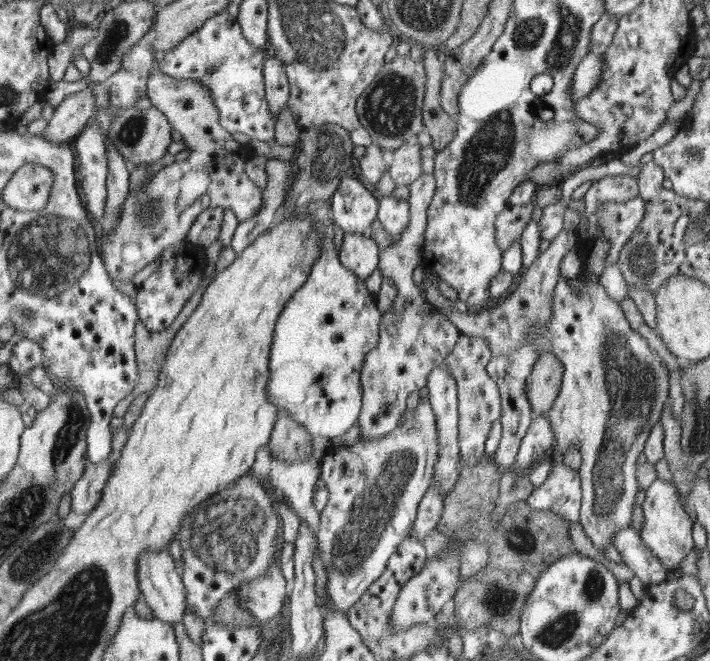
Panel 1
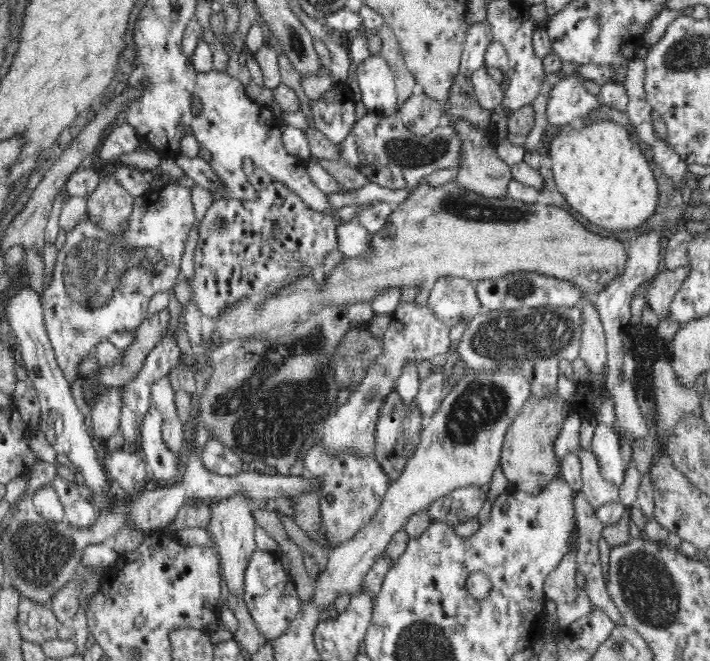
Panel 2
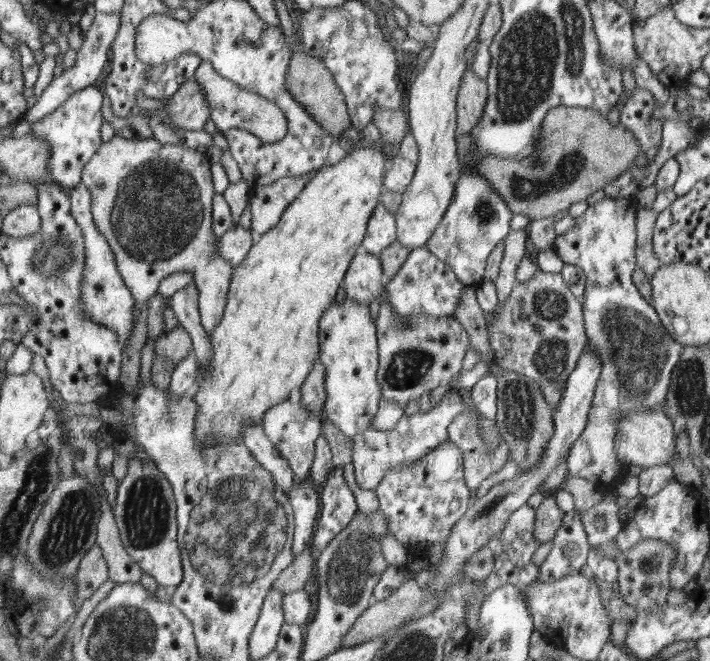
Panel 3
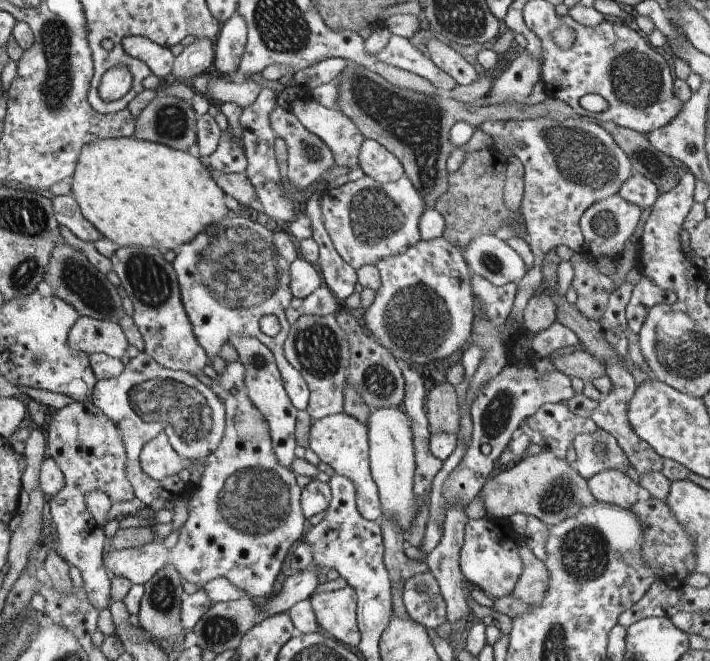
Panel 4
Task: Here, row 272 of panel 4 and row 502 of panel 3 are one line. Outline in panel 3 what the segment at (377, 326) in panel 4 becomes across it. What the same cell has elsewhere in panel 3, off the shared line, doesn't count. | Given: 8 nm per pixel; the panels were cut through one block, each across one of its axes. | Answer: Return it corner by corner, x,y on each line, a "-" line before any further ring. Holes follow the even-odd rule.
448,440
410,466
388,472
388,475
382,477
380,483
374,488
380,502
379,510
387,518
389,534
401,542
409,554
425,556
428,553
428,547
432,544
436,542
445,544
457,520
463,518
464,512
469,510
472,492
467,484
464,484
466,470
462,470
462,455
462,449

